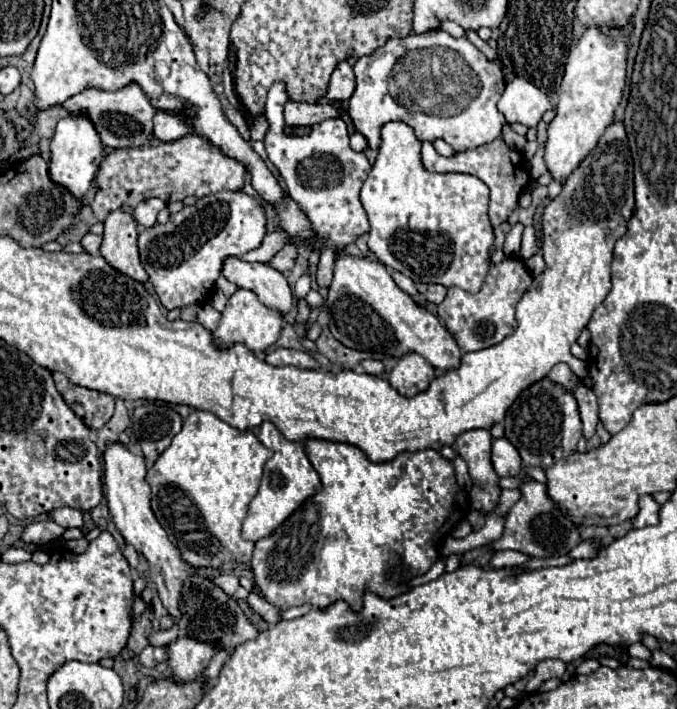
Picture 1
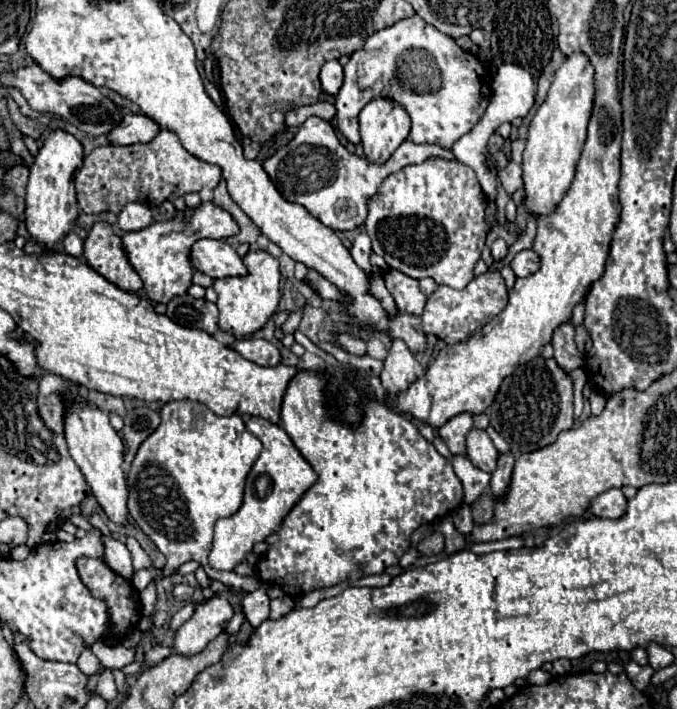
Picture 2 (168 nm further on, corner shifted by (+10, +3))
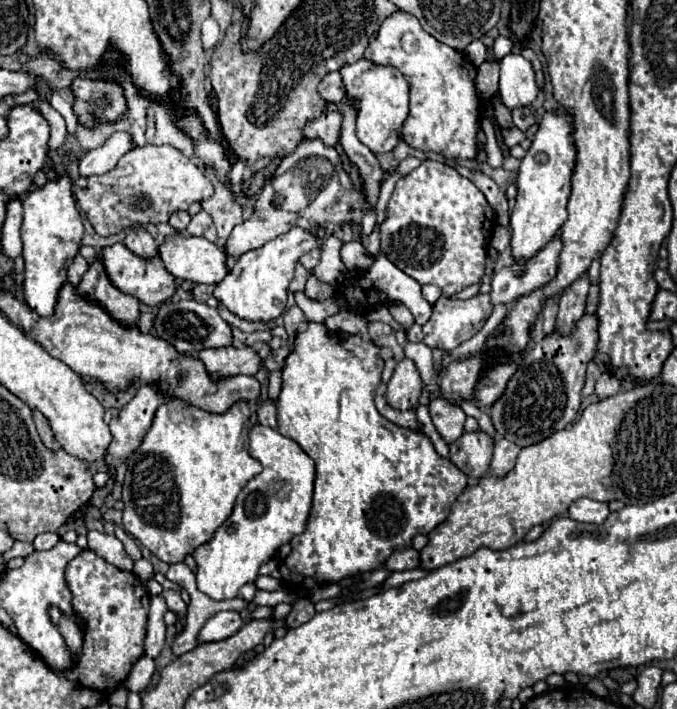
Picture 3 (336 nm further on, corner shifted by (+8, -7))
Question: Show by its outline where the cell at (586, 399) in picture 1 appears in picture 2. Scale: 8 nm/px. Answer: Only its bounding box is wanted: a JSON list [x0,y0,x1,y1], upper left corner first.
[553,324,583,372]

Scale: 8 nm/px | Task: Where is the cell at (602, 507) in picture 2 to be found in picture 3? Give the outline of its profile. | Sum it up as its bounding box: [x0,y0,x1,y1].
[569,498,609,524]

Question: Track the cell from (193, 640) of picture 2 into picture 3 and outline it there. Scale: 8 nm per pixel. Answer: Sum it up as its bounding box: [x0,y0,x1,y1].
[199,610,243,642]

